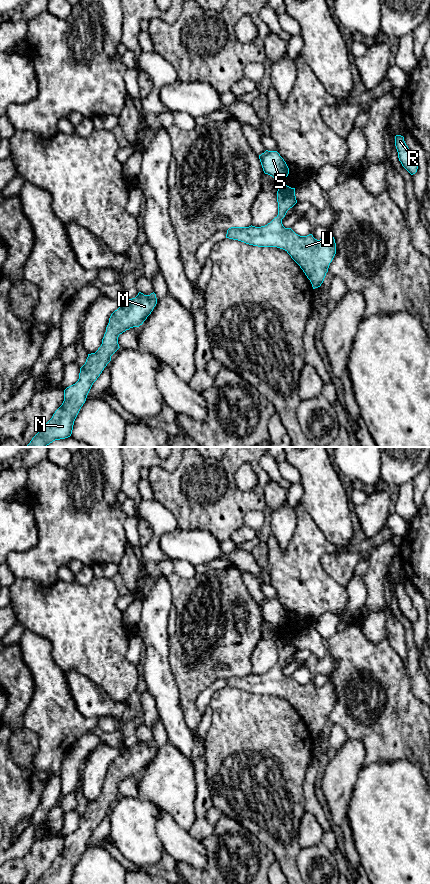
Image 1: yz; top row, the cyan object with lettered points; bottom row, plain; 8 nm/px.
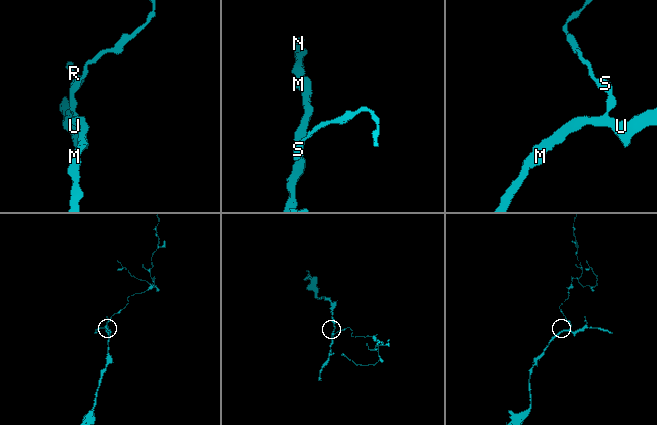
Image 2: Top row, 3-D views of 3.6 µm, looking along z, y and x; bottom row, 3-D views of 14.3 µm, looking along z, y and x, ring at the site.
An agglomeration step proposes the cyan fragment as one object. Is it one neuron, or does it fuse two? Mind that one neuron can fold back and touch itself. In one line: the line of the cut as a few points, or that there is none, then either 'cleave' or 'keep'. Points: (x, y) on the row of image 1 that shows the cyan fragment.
cut none; keep

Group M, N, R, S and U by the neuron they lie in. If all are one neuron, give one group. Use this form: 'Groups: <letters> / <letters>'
Groups: M N R S U

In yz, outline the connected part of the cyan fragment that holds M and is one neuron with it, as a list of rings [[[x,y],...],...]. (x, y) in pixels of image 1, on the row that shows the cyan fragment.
[[[139,292],[135,298],[123,300],[109,318],[101,346],[95,353],[88,354],[85,364],[80,368],[78,381],[64,390],[62,405],[26,447],[46,447],[55,440],[71,436],[74,421],[93,383],[111,361],[111,356],[120,348],[119,335],[142,325],[156,304],[154,292],[150,295]]]

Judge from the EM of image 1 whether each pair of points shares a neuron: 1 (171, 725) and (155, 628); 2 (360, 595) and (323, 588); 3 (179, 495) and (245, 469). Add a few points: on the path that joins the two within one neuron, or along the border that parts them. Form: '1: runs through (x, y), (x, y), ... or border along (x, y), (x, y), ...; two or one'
1: runs through (167, 701), (166, 692), (157, 674), (157, 652); one
2: border along (344, 585), (348, 602), (337, 614); two
3: border along (243, 463), (235, 483), (250, 491); two

